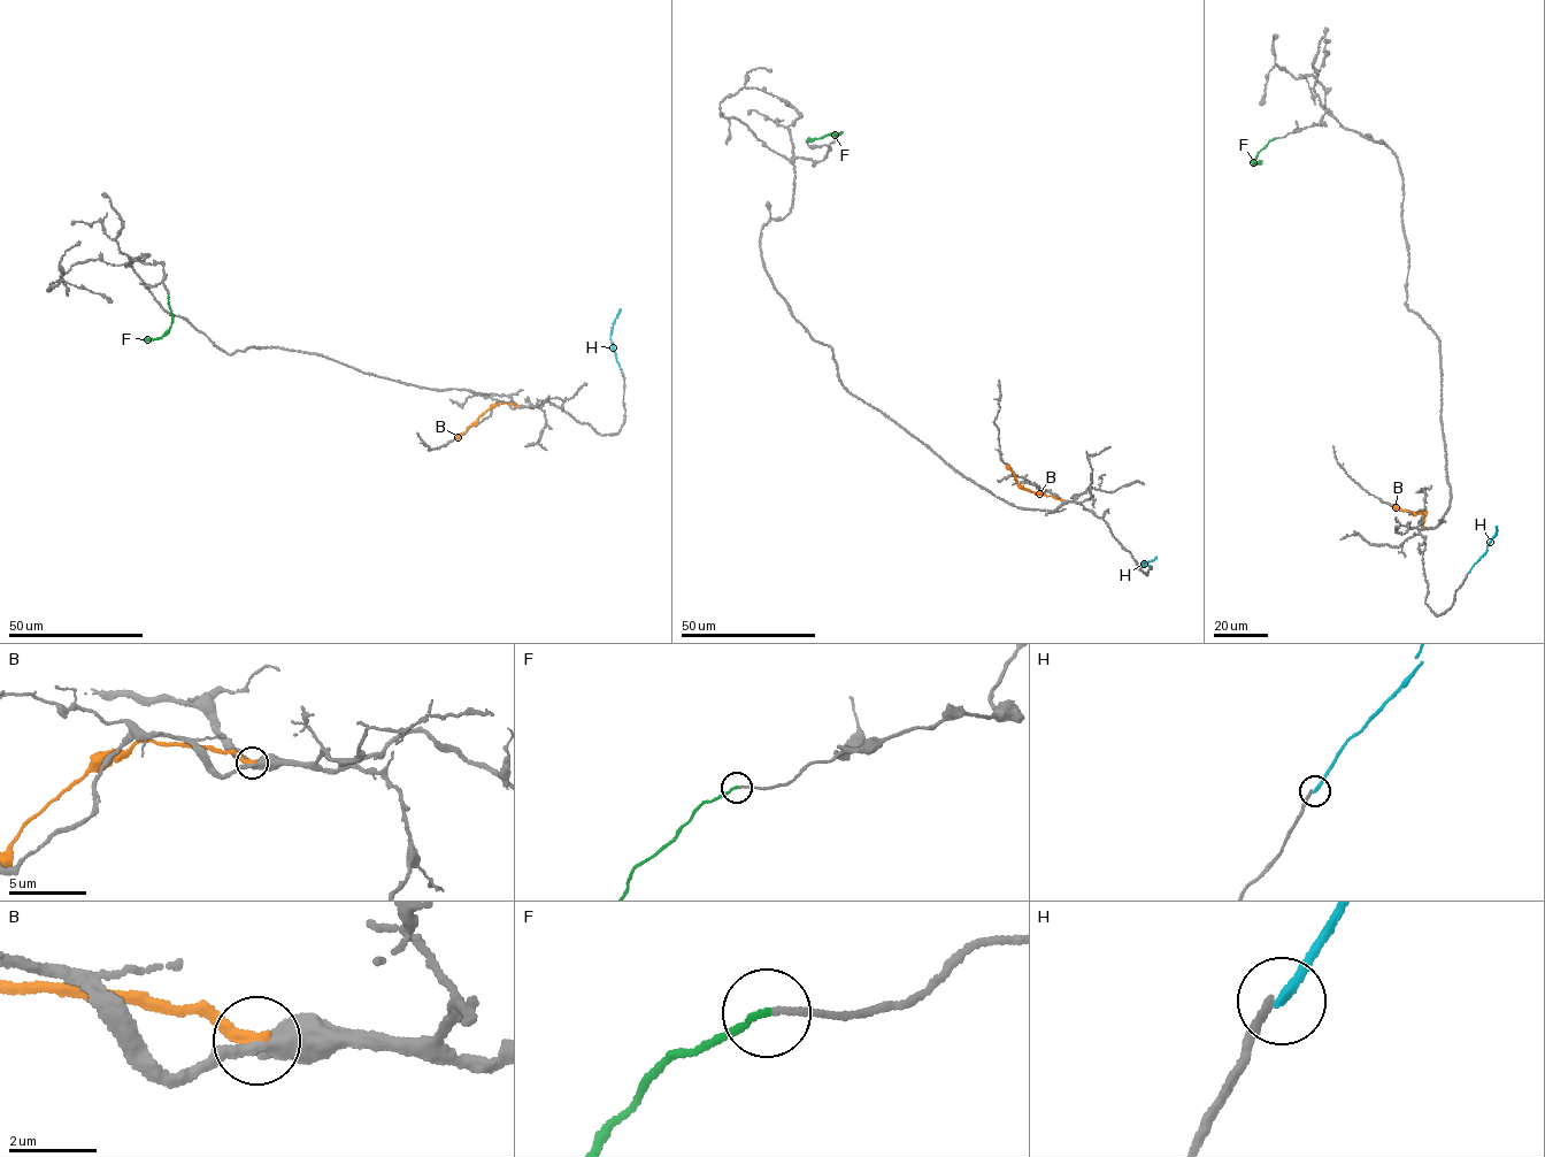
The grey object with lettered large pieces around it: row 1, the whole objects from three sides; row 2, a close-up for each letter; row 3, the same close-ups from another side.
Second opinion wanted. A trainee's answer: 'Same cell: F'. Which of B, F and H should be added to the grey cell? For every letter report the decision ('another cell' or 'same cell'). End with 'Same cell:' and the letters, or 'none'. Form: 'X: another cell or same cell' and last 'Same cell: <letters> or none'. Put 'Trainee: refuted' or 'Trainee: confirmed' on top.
Trainee: confirmed
B: another cell
F: same cell
H: another cell
Same cell: F

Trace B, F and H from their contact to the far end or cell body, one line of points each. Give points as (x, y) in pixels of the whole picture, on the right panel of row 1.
B: (1422, 526), (1426, 512), (1415, 513), (1394, 506)
F: (1276, 137), (1252, 162), (1260, 160)
H: (1468, 573), (1486, 552), (1496, 527)

